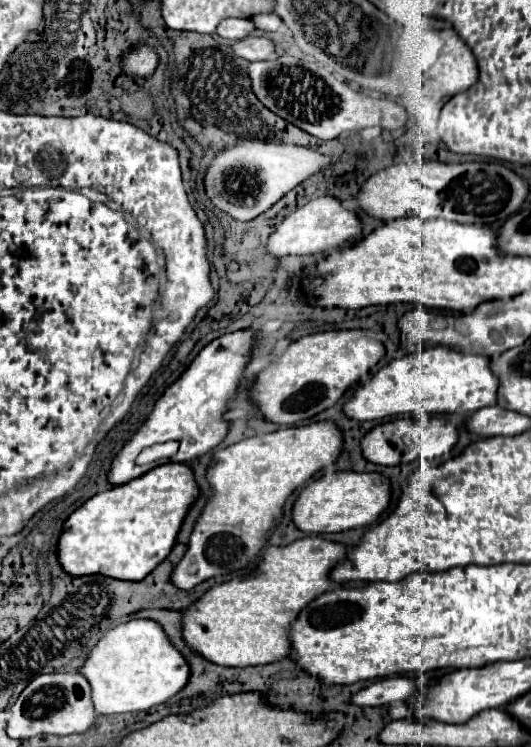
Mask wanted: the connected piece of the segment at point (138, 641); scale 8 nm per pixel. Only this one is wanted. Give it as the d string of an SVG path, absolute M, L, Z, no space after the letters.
M133 619L107 631L89 653L81 673L91 683L93 705L101 715L147 711L175 697L189 683L191 667L183 653L171 643L161 623Z

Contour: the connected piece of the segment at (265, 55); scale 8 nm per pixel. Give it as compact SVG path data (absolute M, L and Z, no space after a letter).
M245 37L233 45L233 51L247 61L265 61L275 55L275 43L267 37Z

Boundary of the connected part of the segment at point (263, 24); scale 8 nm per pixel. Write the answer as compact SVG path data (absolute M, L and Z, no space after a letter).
M267 13L267 15L257 15L257 17L251 17L255 27L257 29L263 29L263 31L279 31L283 27L283 19L277 15L277 13Z

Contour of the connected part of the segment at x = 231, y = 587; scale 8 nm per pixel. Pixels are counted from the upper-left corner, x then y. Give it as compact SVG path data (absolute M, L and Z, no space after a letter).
M307 535L297 539L287 547L267 547L263 563L259 565L259 575L245 577L241 581L233 579L229 583L211 587L199 601L183 611L183 637L191 649L209 657L217 665L227 667L247 667L247 665L265 665L275 663L291 655L291 641L289 641L289 627L309 605L309 601L317 599L319 595L333 591L337 587L365 587L367 581L351 581L351 583L335 583L331 579L331 569L345 559L349 547L343 543L333 543L323 537Z

